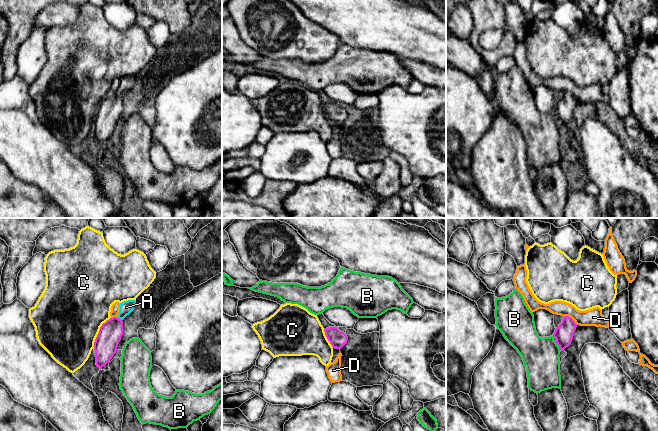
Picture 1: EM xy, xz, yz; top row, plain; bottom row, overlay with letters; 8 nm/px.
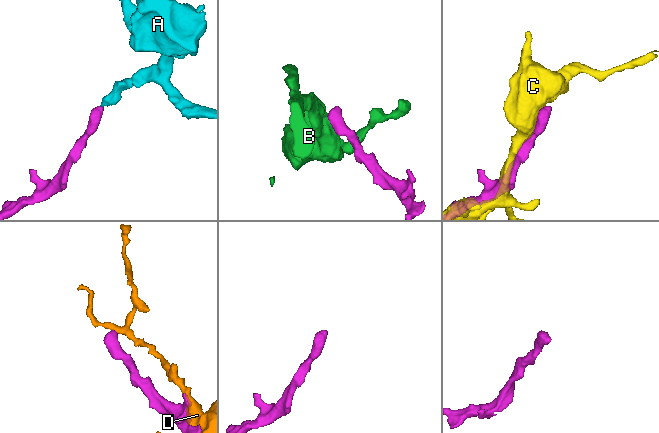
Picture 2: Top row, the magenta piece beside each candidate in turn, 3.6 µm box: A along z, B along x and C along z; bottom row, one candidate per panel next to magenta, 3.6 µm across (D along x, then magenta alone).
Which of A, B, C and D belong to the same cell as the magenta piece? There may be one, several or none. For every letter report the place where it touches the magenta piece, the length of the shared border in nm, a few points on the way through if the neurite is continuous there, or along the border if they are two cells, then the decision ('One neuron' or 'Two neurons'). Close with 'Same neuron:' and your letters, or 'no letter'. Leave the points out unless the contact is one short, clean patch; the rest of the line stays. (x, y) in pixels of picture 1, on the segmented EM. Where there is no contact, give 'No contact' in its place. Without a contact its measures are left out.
A: Touches magenta at xy (118, 318). Shared border 50 nm. Path across: xy (110, 333), (118, 318), (126, 307). One neuron
B: Touches magenta at yz (558, 345). Shared border 90 nm. Boundary: yz (555, 341), (561, 350). Two neurons
C: Touches magenta at xy (99, 332). Shared border 280 nm. Two neurons
D: Touches magenta at yz (570, 317). Shared border 140 nm. Two neurons
Same neuron: A

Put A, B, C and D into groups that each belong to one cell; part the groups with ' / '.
A / B / C / D

